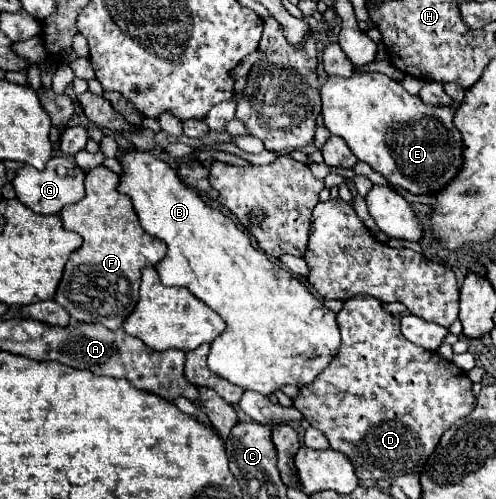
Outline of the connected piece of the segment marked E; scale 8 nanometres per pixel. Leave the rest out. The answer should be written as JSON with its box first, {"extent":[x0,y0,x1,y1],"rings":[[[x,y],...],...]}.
{"extent":[320,72,462,194],"rings":[[[354,72],[350,78],[328,76],[320,88],[322,118],[330,134],[344,138],[360,162],[380,172],[390,186],[412,194],[436,194],[460,172],[462,136],[454,126],[456,106],[434,108],[408,94],[400,82],[380,72]]]}

